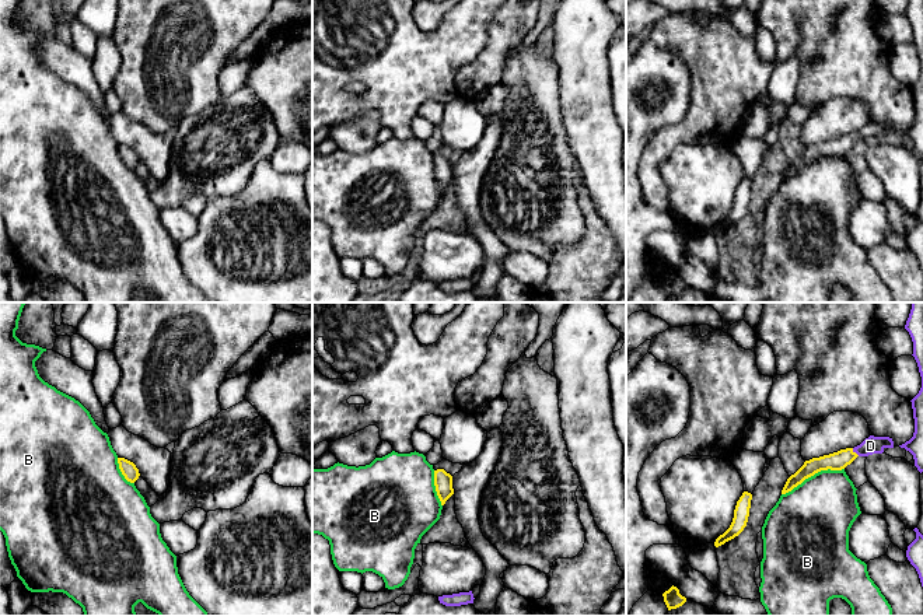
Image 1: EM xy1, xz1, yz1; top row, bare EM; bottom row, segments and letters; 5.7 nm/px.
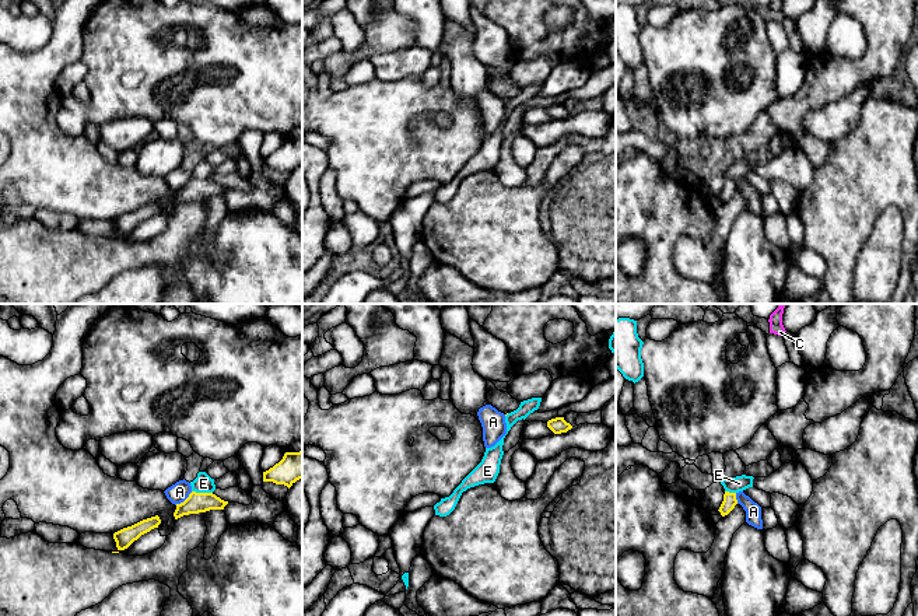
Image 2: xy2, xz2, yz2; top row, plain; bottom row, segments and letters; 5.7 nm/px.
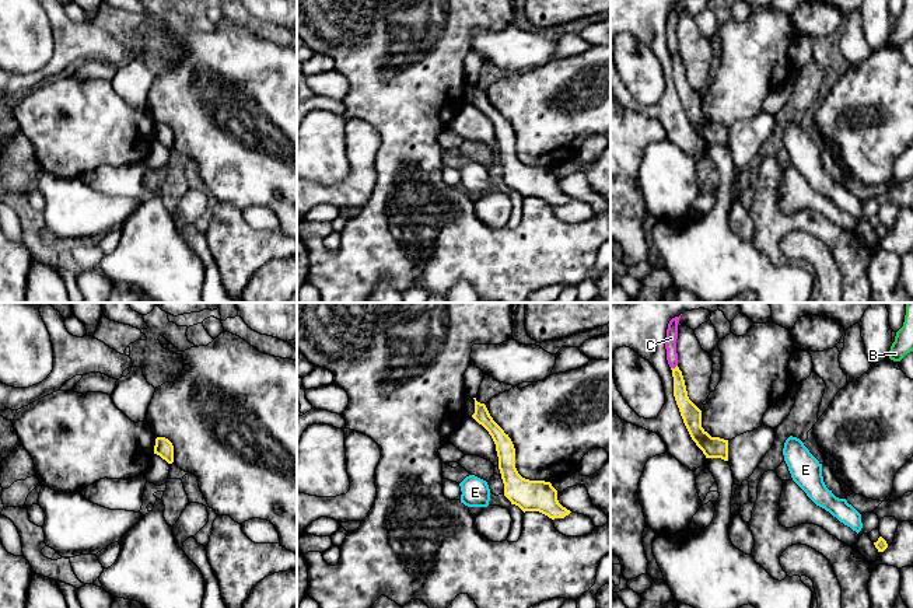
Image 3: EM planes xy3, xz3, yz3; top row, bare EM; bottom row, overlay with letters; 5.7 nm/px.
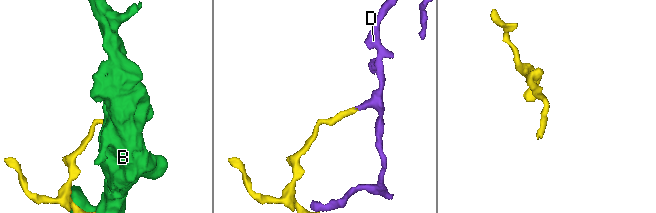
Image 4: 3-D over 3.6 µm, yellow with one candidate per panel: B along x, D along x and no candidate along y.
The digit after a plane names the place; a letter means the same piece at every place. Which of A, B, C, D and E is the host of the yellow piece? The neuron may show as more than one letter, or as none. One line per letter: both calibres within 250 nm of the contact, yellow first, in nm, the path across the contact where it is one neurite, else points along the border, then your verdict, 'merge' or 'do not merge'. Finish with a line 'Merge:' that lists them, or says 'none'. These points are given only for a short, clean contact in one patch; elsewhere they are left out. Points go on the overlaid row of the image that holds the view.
A: 120 nm thick on the yellow side, 110 nm on the other; border along xy2 (192, 492), (175, 504); do not merge
B: 110 nm thick on the yellow side, 420 nm on the other; border along yz1 (843, 468), (821, 469), (782, 494); do not merge
C: 90 nm thick on the yellow side, 70 nm on the other; border along yz3 (677, 364), (671, 369); do not merge
D: 110 nm thick on the yellow side, 100 nm on the other; runs through yz1 (836, 461), (855, 452), (870, 445); merge
E: 120 nm thick on the yellow side, 110 nm on the other; do not merge
Merge: D

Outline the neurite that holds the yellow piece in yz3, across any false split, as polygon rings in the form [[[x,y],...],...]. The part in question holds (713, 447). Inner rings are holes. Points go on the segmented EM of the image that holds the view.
[[[678,366],[671,370],[674,377],[674,396],[692,440],[703,451],[706,458],[728,461],[728,440],[711,437],[702,427],[702,410],[689,399],[682,371]]]

